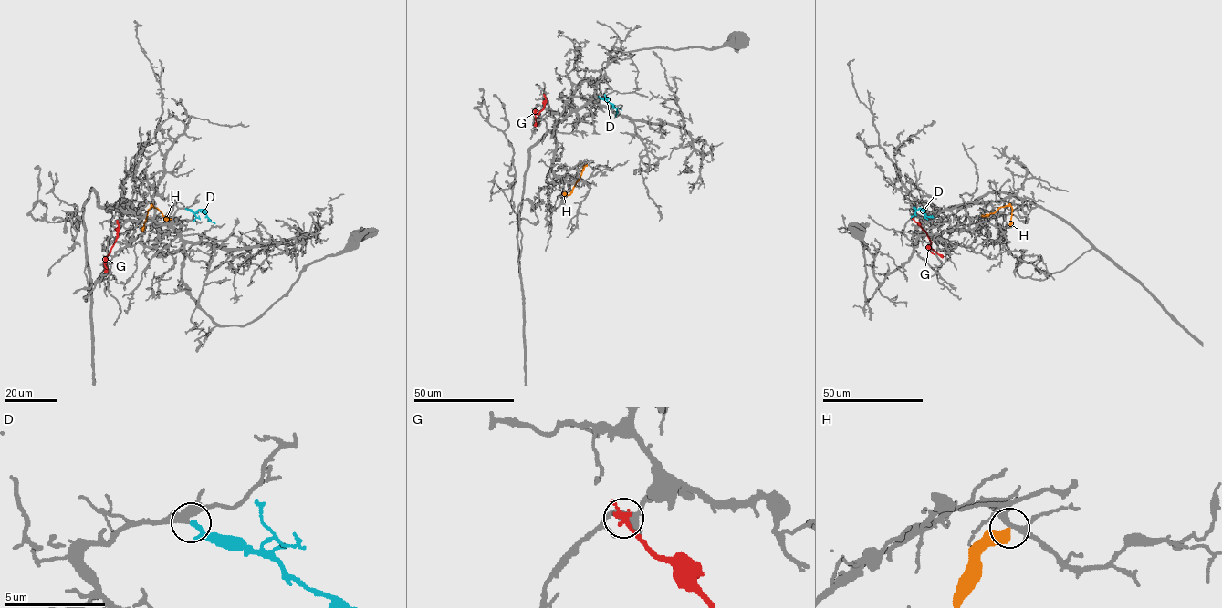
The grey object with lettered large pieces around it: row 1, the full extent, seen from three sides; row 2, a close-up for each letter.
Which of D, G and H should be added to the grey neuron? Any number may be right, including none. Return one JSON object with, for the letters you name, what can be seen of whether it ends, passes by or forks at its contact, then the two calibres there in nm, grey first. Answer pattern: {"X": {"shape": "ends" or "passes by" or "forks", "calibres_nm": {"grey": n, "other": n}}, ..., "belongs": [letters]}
{"D": {"shape": "ends", "calibres_nm": {"grey": 320, "other": 260}}, "belongs": ["D"]}

